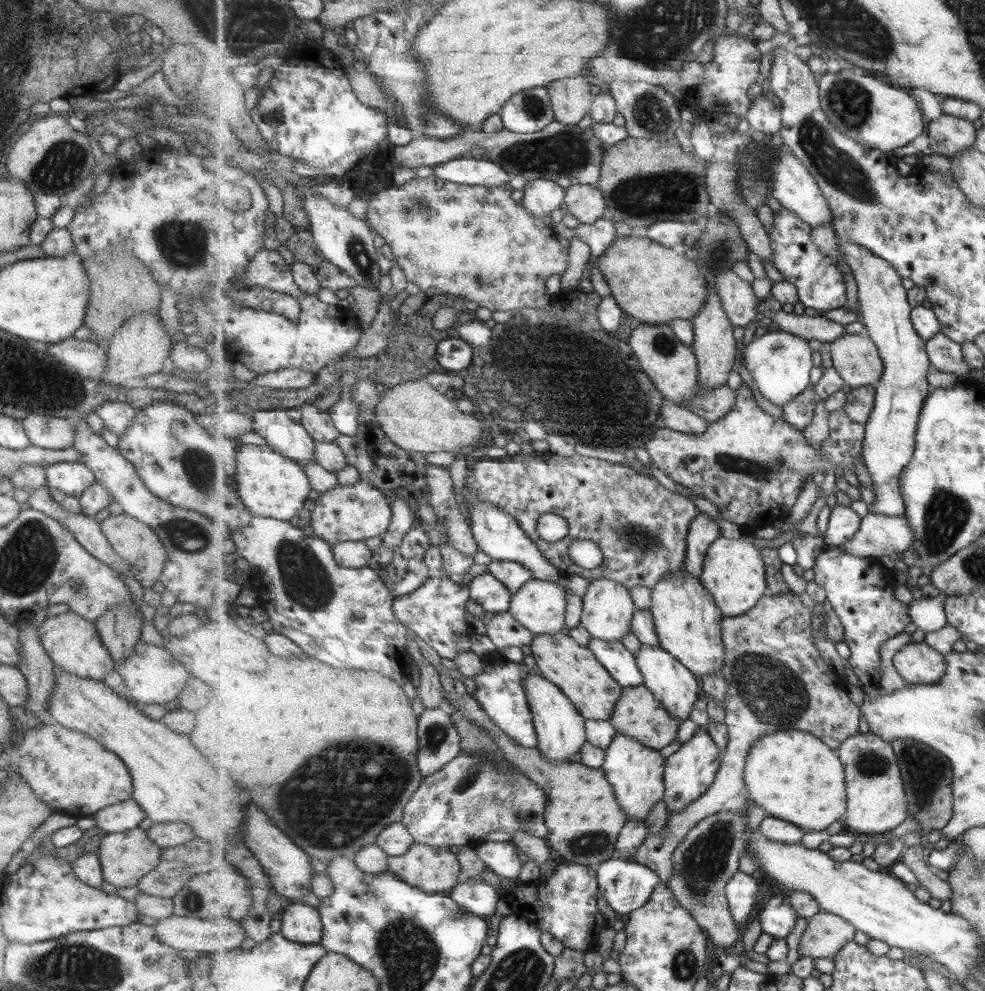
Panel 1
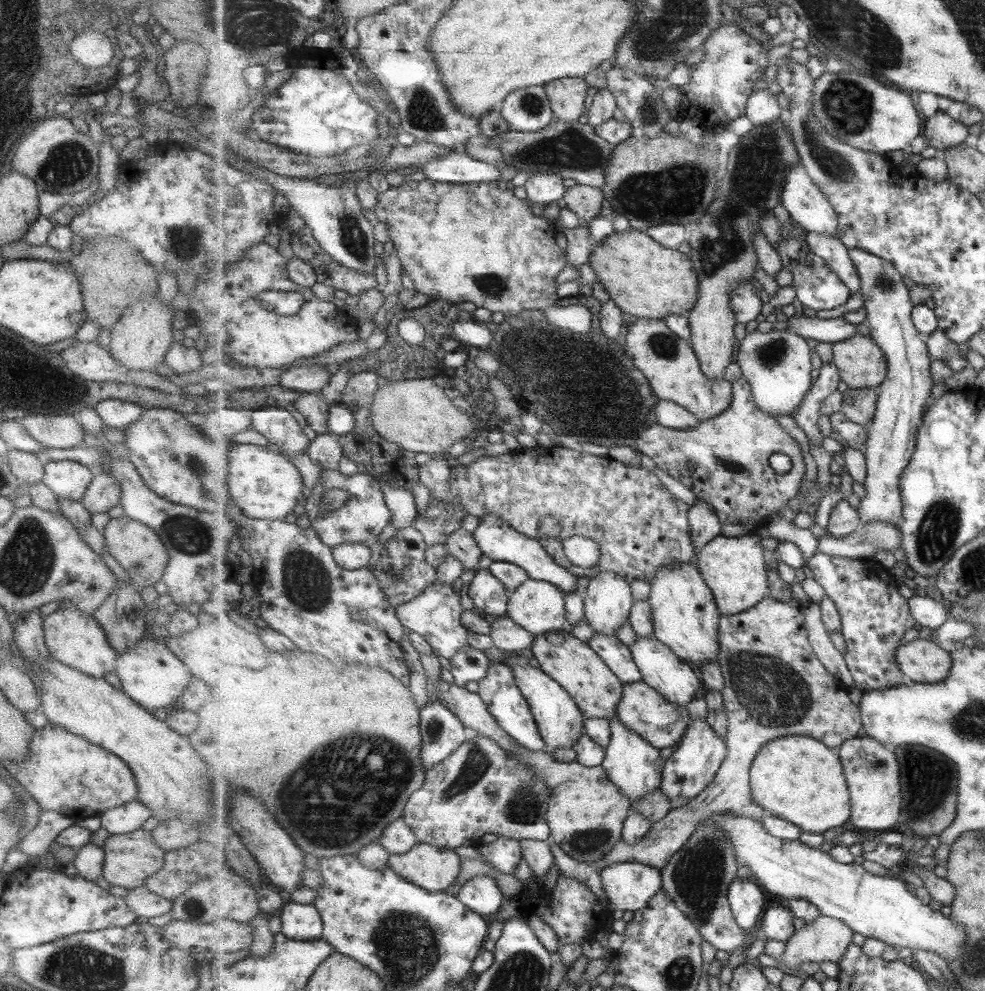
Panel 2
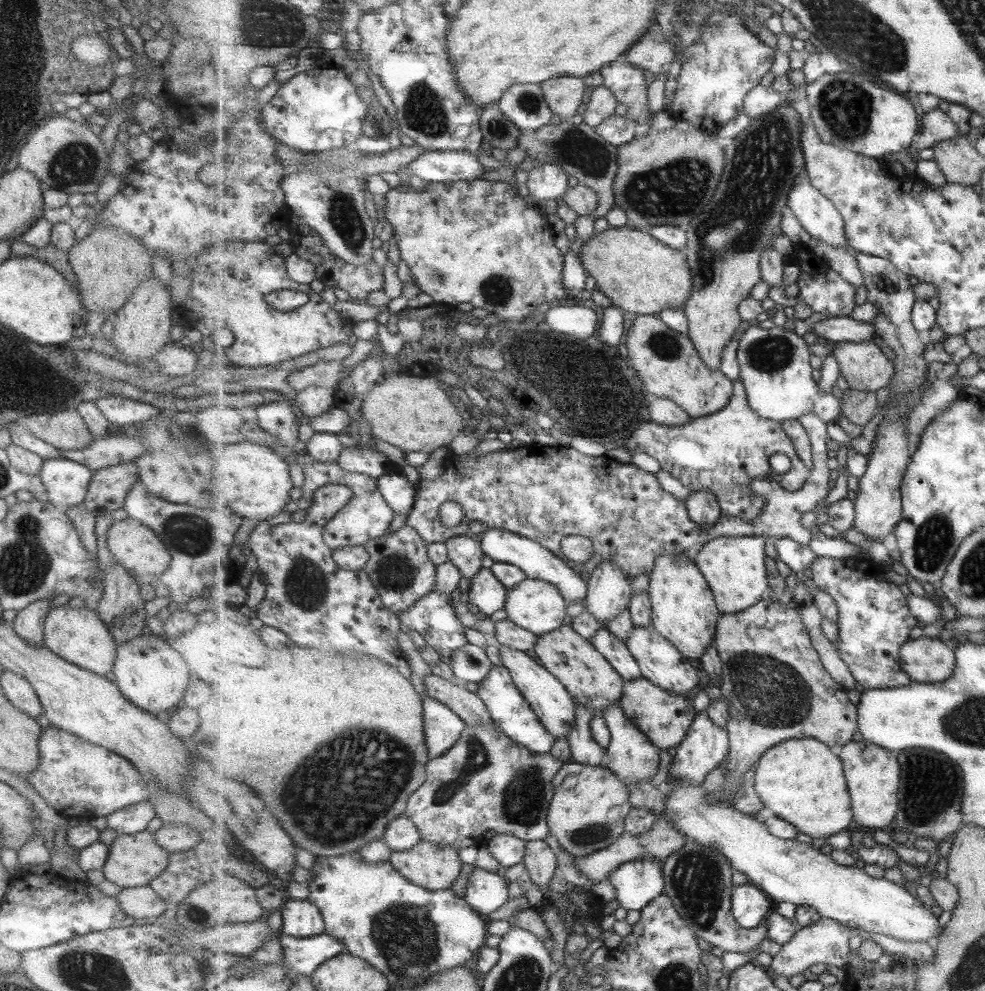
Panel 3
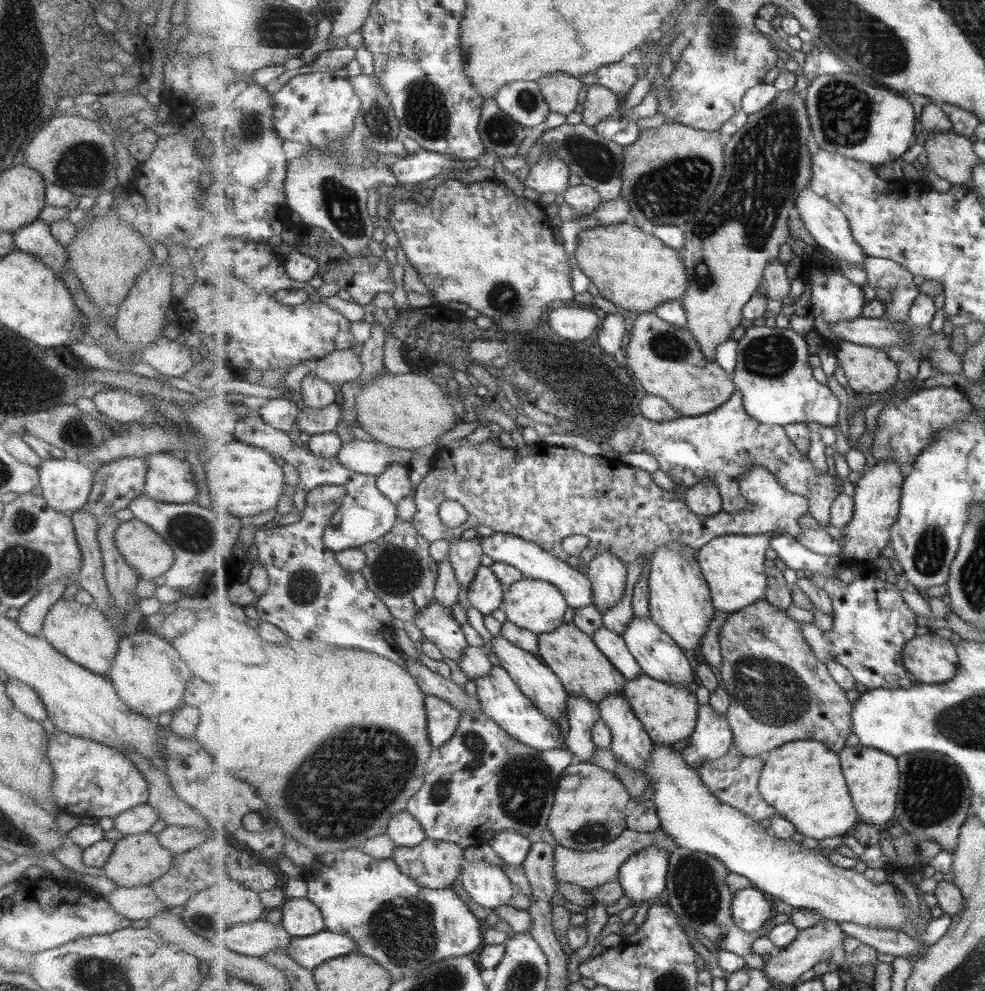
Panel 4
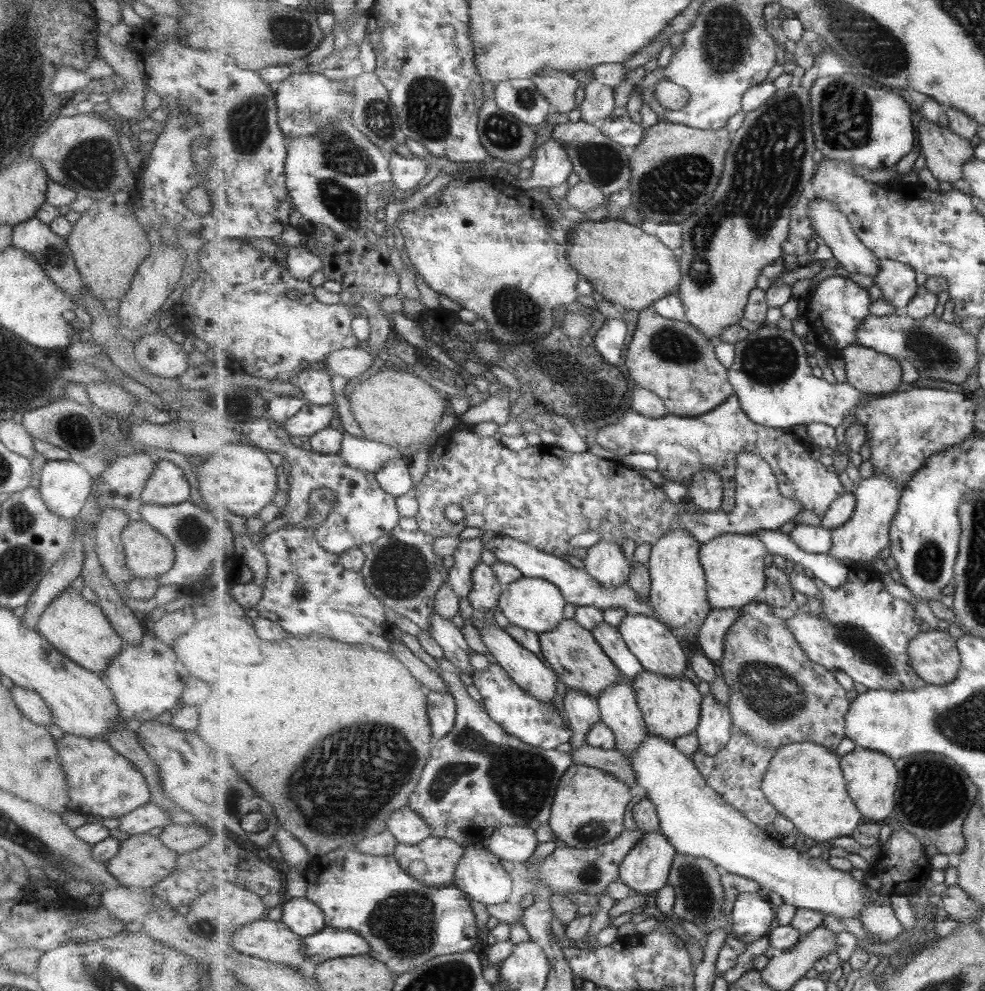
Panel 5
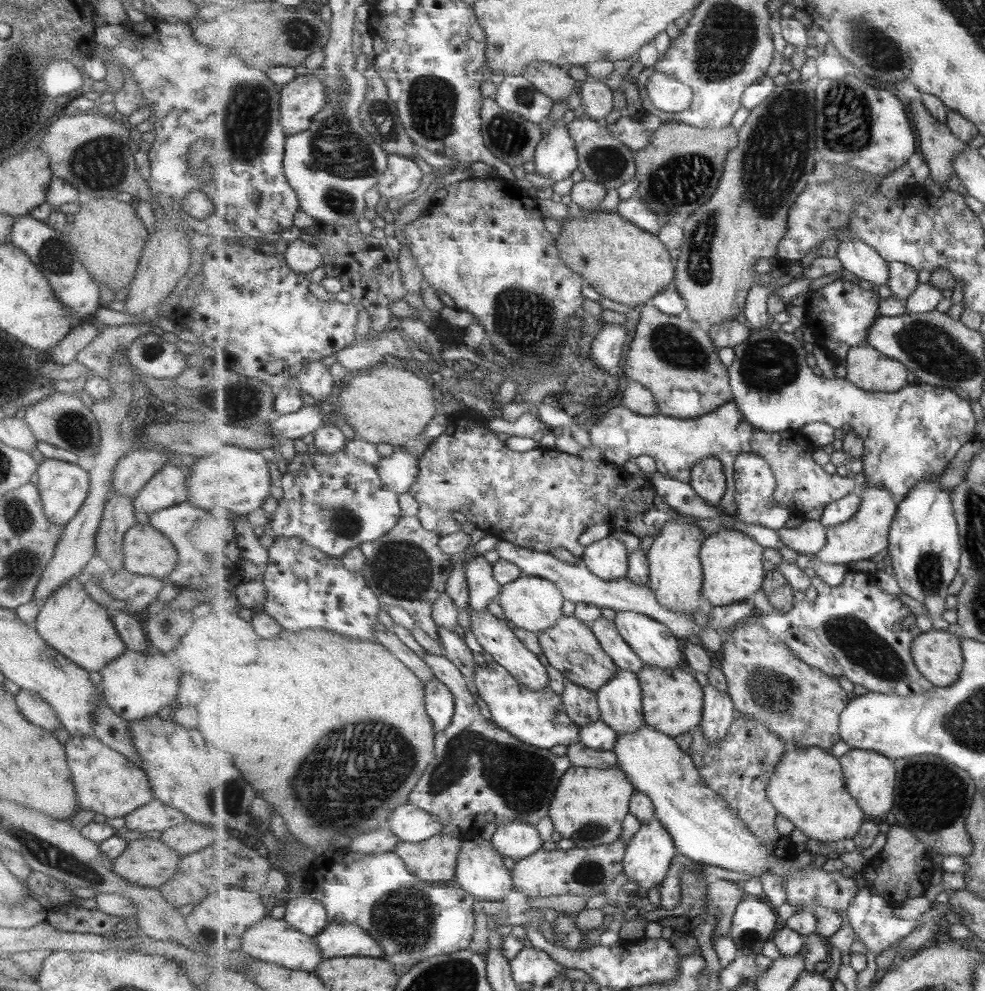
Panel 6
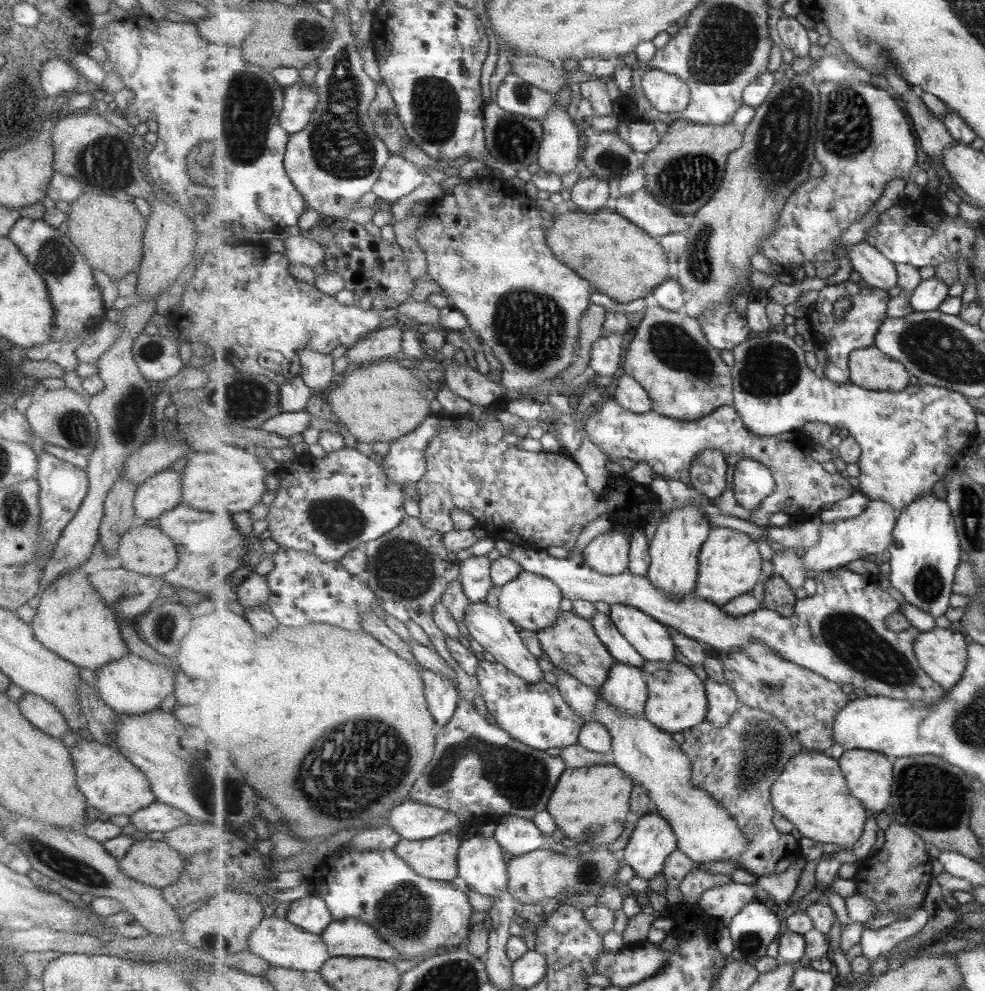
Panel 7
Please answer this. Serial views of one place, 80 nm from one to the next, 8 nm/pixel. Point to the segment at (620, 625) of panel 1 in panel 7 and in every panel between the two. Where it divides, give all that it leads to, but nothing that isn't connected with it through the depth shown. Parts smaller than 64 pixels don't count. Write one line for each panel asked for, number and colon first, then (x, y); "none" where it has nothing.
2: (609, 603)
3: (609, 593)
4: (608, 573)
5: (606, 562)
6: (608, 559)
7: (609, 554)

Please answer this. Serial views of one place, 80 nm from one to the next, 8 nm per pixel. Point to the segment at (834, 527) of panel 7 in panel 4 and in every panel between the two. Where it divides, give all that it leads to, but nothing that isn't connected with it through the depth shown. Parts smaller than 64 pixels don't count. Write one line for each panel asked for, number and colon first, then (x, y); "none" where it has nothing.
4: (878, 493)
5: (879, 497)
6: (868, 532)

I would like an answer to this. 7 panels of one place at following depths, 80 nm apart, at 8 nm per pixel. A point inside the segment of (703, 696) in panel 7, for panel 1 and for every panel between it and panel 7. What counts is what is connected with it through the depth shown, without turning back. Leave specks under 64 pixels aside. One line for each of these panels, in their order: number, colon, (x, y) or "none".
1: (638, 714)
2: (642, 709)
3: (666, 718)
4: (669, 713)
5: (672, 706)
6: (673, 700)

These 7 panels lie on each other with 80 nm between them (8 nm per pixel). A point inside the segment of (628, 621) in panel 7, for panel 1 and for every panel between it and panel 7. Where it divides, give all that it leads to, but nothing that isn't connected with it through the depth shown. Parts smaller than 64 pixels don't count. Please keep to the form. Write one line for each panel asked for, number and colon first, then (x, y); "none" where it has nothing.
1: (673, 684)
2: (674, 678)
3: (661, 662)
4: (661, 658)
5: (650, 640)
6: (654, 642)

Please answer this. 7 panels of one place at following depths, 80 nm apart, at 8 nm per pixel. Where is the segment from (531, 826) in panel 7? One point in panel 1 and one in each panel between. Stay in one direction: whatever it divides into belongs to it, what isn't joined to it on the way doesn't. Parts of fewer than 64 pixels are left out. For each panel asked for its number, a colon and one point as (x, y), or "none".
1: (502, 858)
2: (504, 854)
3: (508, 850)
4: (511, 847)
5: (515, 844)
6: (517, 840)

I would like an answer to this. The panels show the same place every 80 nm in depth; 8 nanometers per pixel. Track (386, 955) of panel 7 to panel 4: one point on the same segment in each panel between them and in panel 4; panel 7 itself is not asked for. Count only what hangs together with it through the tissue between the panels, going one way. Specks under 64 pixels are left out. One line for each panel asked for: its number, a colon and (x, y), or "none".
4: (311, 951)
5: (331, 943)
6: (338, 940)

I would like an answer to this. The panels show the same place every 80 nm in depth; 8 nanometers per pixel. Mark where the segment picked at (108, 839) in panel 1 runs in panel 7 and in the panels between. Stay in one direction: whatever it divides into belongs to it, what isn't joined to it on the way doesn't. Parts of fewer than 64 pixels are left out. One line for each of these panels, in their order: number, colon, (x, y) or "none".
2: (130, 858)
3: (133, 860)
4: (136, 860)
5: (141, 861)
6: (147, 862)
7: (151, 862)

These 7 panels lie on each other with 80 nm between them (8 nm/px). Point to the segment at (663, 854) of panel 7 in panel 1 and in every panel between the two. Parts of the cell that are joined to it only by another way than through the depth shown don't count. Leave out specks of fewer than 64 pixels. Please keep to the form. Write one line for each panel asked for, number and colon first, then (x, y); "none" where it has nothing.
1: (626, 886)
2: (629, 886)
3: (638, 883)
4: (644, 877)
5: (647, 868)
6: (650, 852)

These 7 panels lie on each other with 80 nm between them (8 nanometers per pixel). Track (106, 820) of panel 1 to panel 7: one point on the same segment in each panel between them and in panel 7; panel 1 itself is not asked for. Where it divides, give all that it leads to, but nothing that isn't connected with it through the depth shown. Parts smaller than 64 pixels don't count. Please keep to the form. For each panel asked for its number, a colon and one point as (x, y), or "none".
2: (123, 819)
3: (132, 819)
4: (140, 818)
5: (142, 819)
6: (155, 816)
7: (157, 817)

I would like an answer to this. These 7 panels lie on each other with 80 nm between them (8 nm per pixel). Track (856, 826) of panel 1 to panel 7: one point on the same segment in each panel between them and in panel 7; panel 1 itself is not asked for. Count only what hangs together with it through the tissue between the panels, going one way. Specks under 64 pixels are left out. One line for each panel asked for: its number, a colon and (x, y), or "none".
2: (873, 772)
3: (874, 774)
4: (873, 775)
5: (872, 777)
6: (870, 777)
7: (869, 774)

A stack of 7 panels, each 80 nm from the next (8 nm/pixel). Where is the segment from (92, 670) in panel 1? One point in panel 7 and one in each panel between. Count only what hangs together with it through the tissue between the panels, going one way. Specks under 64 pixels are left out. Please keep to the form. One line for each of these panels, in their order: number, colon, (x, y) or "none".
2: (74, 639)
3: (78, 635)
4: (83, 634)
5: (78, 629)
6: (81, 630)
7: (71, 620)

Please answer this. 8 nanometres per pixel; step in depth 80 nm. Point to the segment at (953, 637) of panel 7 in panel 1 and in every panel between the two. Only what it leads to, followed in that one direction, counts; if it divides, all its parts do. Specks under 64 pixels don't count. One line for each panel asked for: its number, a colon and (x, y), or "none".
1: (918, 664)
2: (924, 663)
3: (929, 660)
4: (933, 659)
5: (935, 656)
6: (938, 654)

